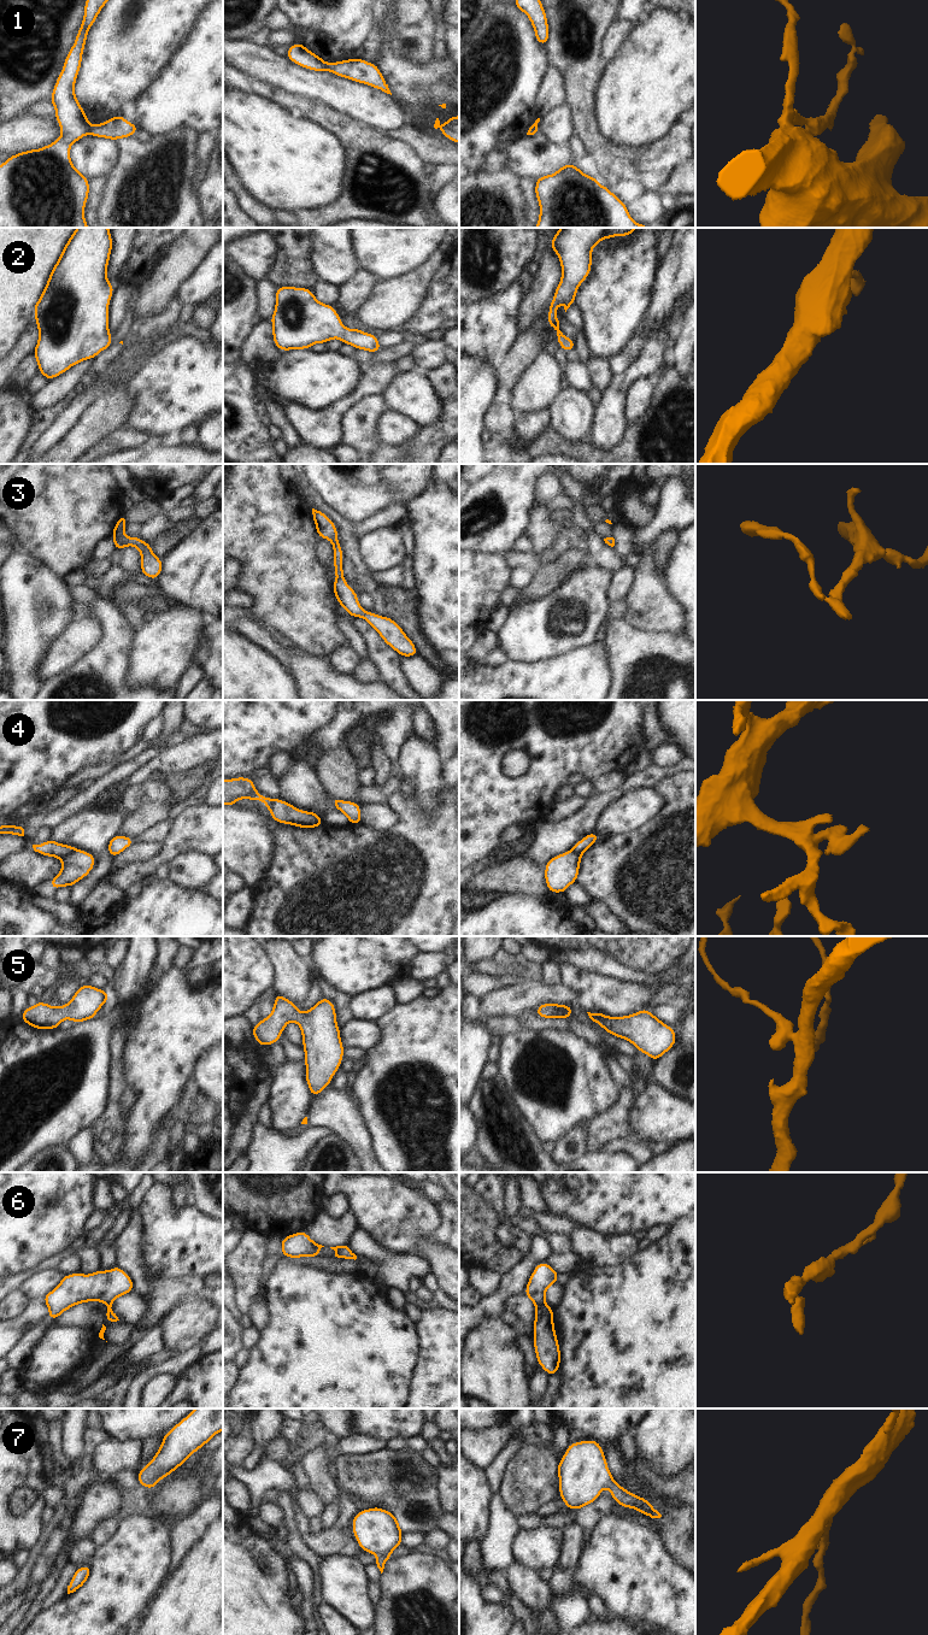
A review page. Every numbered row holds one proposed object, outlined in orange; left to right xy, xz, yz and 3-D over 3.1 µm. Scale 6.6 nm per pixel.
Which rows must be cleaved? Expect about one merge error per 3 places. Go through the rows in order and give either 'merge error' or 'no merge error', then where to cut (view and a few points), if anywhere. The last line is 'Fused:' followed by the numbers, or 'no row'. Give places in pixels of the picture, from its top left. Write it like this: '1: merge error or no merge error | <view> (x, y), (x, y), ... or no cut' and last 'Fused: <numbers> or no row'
1: merge error | xy (90, 125), (87, 133)
2: no merge error | no cut
3: no merge error | no cut
4: merge error | xy (76, 848), (60, 859)
5: no merge error | no cut
6: no merge error | no cut
7: no merge error | no cut
Fused: 1, 4

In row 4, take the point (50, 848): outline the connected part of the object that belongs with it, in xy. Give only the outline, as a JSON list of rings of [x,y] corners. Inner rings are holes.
[[[52,839],[40,845],[33,845],[33,848],[39,854],[45,857],[55,857],[58,859],[61,859],[64,855],[70,854],[77,849],[76,847],[69,845],[58,843]]]

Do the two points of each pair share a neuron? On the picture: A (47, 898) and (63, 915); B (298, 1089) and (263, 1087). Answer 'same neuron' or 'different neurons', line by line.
A: same neuron
B: different neurons

